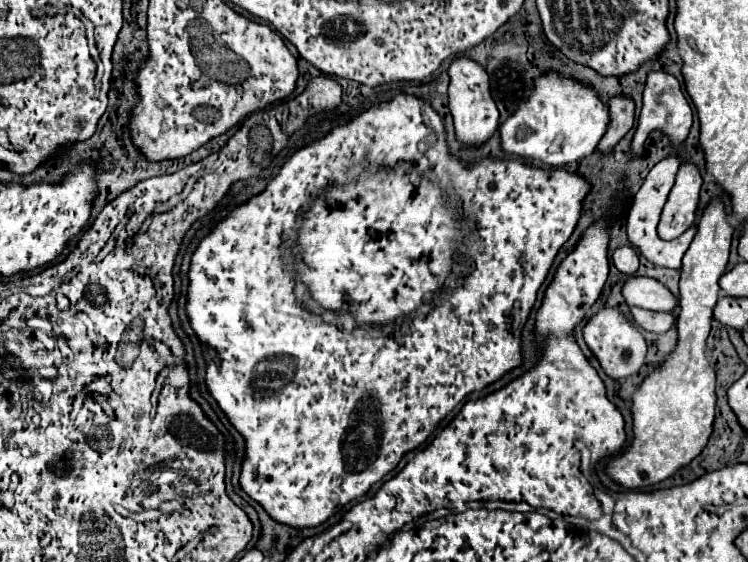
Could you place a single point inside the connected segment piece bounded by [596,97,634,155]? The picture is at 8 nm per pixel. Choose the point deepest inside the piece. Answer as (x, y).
(621, 109)

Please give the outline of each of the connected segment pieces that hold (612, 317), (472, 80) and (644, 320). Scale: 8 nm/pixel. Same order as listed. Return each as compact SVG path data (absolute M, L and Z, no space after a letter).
M602 309L584 325L584 341L600 361L604 373L612 379L624 379L640 371L646 357L646 341L642 333L632 327L618 309Z
M458 57L450 65L448 75L450 75L448 109L450 109L452 119L454 119L454 131L456 131L458 143L464 145L464 147L484 145L498 129L498 109L496 109L496 103L490 95L488 73L478 63L472 63L466 57Z
M630 307L630 313L634 317L634 323L650 333L664 333L674 325L672 313L658 313L658 311L648 311L640 307Z

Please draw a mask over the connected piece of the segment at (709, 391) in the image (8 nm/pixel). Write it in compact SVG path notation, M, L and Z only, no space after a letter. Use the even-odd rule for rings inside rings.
M714 201L710 205L706 205L700 221L698 221L698 231L696 237L690 245L690 249L686 251L684 259L682 259L682 277L680 277L680 315L678 315L678 345L672 353L672 357L668 357L658 371L650 373L644 383L640 385L638 393L634 393L632 397L632 413L634 413L634 441L632 445L620 453L618 457L614 457L610 461L610 465L606 467L608 475L618 481L624 487L636 489L636 487L644 487L644 485L654 485L658 481L664 481L666 477L670 477L676 469L688 465L698 453L700 449L704 449L704 445L708 443L708 437L712 433L712 423L714 423L714 405L716 405L716 395L714 395L714 387L716 387L716 375L712 371L712 365L708 363L706 355L704 355L704 341L710 333L710 321L712 321L712 313L714 313L714 305L718 299L718 279L724 273L724 267L728 263L728 253L730 253L730 241L732 241L732 227L726 219L724 207L720 201Z

